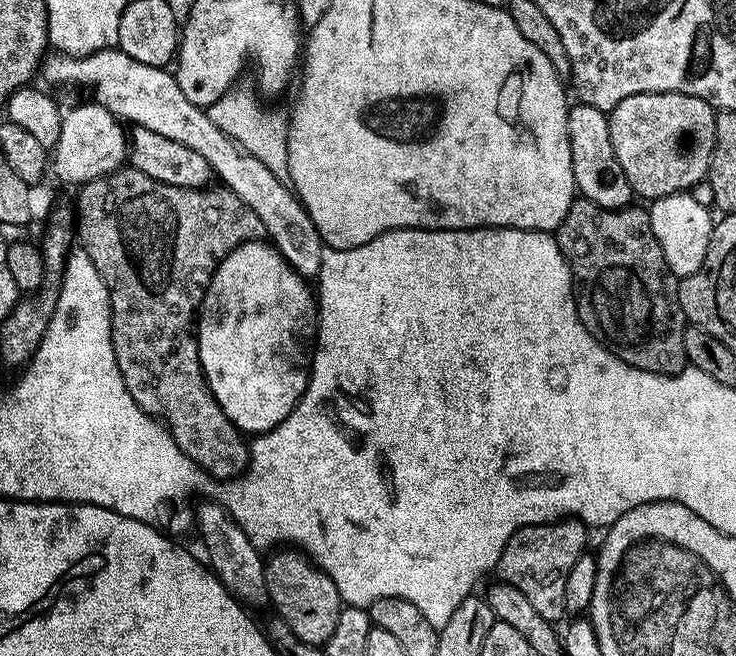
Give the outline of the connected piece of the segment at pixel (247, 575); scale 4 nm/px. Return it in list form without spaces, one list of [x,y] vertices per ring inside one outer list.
[[[207,502],[194,512],[194,528],[200,531],[200,540],[204,543],[204,552],[208,555],[207,563],[210,565],[216,577],[224,583],[224,589],[231,596],[245,605],[269,603],[268,587],[266,586],[266,560],[261,549],[255,548],[246,538],[242,526],[234,522],[234,518],[224,507],[215,502]]]

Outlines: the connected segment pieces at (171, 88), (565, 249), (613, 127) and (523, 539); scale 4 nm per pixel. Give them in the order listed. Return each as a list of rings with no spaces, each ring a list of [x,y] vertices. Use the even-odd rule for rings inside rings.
[[[119,47],[106,48],[89,56],[69,56],[64,52],[53,51],[42,61],[42,76],[52,84],[73,84],[76,88],[89,88],[96,92],[95,103],[101,104],[110,114],[137,128],[154,130],[170,142],[182,142],[190,150],[198,150],[202,158],[218,177],[223,187],[229,188],[262,222],[267,239],[279,250],[282,258],[299,276],[319,277],[322,266],[322,250],[326,247],[321,240],[304,203],[280,176],[270,174],[258,158],[243,152],[235,142],[214,122],[210,122],[207,111],[201,105],[190,102],[182,94],[175,75],[168,68],[146,66],[146,62],[134,62],[130,54],[121,52]],[[129,120],[129,121],[128,121]],[[284,183],[284,184],[283,184]]]
[[[577,198],[554,235],[572,271],[572,292],[576,295],[578,318],[582,318],[586,330],[590,330],[594,339],[622,362],[638,370],[678,376],[686,367],[686,321],[680,308],[680,285],[662,254],[662,246],[658,246],[658,238],[654,238],[647,211],[636,207],[599,208],[594,202]]]
[[[647,92],[622,98],[618,106],[608,113],[610,142],[614,142],[614,154],[618,154],[618,166],[630,182],[637,197],[645,196],[648,202],[672,196],[676,192],[687,193],[701,179],[707,177],[714,154],[714,126],[717,109],[702,98],[677,92]]]
[[[575,518],[520,528],[512,535],[510,542],[506,542],[506,550],[502,550],[498,565],[499,579],[510,586],[518,586],[518,590],[526,594],[526,599],[534,605],[538,614],[542,614],[542,618],[553,622],[563,621],[566,616],[566,577],[570,575],[574,562],[585,555],[588,535],[590,532],[584,521]]]

